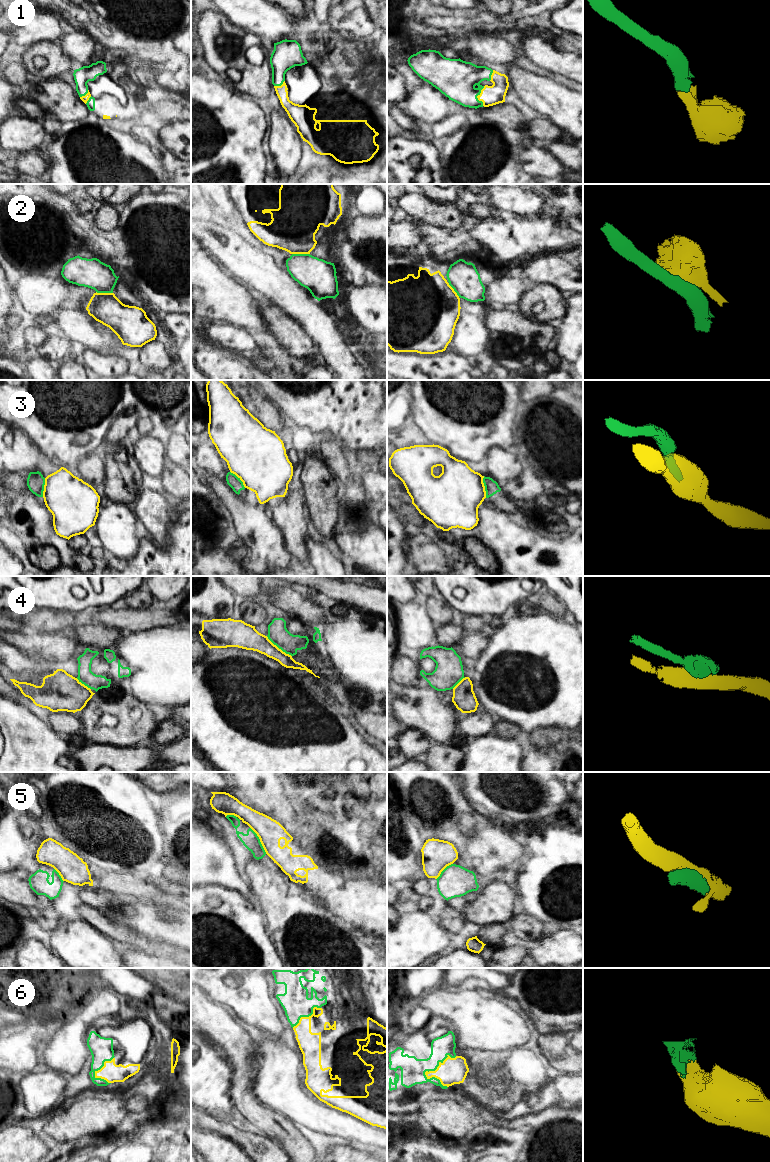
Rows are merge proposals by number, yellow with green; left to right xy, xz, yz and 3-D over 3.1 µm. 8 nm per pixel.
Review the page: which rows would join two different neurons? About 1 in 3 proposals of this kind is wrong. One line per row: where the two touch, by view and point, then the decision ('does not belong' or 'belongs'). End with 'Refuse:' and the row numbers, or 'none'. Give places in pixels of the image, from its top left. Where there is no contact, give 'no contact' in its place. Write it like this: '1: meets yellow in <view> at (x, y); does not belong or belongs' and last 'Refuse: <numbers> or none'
1: meets yellow in yz at (477, 96); belongs
2: meets yellow in xz at (301, 253); does not belong
3: meets yellow in yz at (484, 487); does not belong
4: meets yellow in xz at (278, 648); does not belong
5: meets yellow in xz at (260, 840); does not belong
6: meets yellow in yz at (438, 1066); belongs
Refuse: 2, 3, 4, 5

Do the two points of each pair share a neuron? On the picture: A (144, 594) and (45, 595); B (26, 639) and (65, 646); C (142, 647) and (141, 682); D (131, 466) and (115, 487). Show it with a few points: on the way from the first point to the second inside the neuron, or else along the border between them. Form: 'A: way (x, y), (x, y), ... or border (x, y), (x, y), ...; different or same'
A: border (141, 586), (129, 592), (119, 603); different
B: way (36, 644), (55, 646); same
C: way (144, 656), (144, 673); same
D: way (131, 471), (120, 482); same

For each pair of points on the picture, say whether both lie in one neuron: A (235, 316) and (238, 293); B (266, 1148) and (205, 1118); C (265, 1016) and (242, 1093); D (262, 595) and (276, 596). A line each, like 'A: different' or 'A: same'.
A: same
B: same
C: different
D: different

